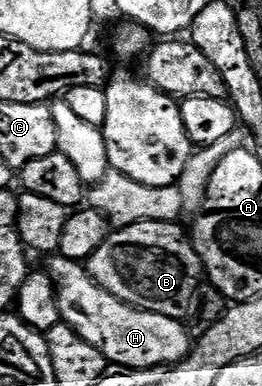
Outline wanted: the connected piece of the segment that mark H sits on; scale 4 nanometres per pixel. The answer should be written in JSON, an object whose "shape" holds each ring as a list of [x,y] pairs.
{"shape":[[[52,256],[47,261],[47,273],[57,286],[56,299],[63,325],[78,331],[84,340],[104,354],[109,363],[120,368],[154,370],[180,362],[192,349],[193,335],[188,335],[189,327],[184,327],[181,319],[124,302],[96,282],[79,262],[63,256]]]}

